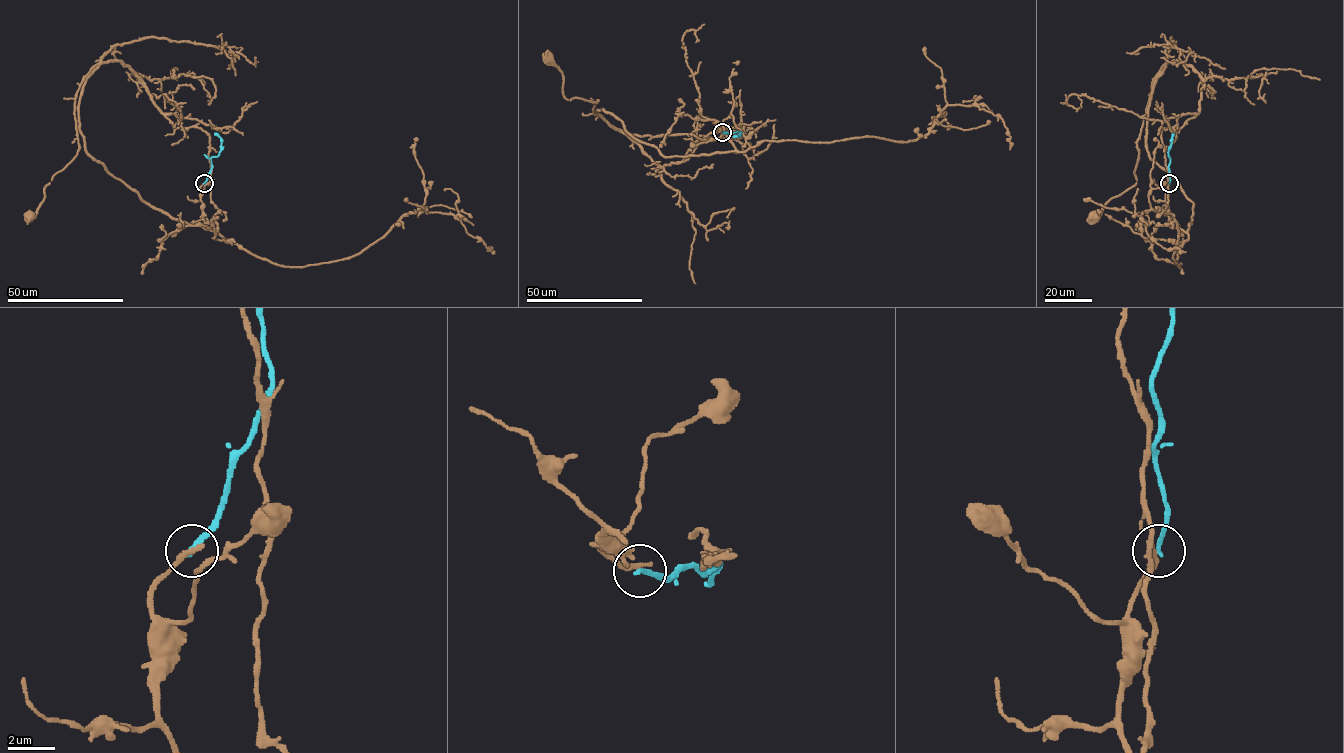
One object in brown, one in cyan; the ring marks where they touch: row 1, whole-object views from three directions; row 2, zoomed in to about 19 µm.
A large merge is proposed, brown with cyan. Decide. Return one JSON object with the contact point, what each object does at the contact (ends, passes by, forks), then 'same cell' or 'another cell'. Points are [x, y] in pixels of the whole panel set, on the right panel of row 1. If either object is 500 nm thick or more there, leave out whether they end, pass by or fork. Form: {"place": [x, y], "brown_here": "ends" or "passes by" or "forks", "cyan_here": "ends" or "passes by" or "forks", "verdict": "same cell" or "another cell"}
{"place": [1169, 183], "brown_here": "ends", "cyan_here": "ends", "verdict": "another cell"}

